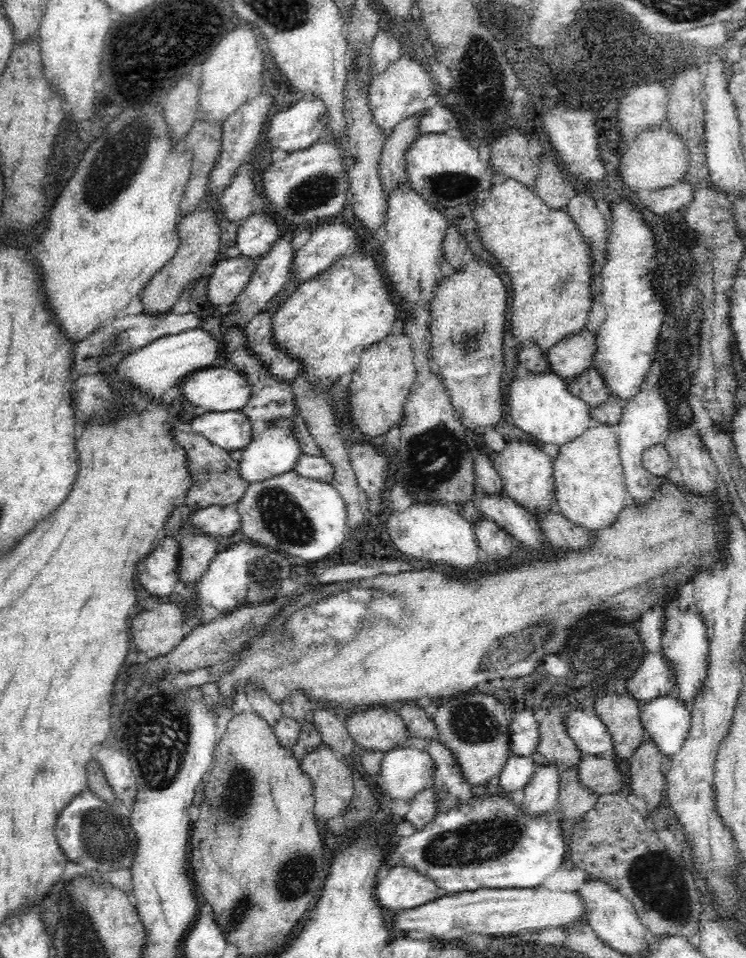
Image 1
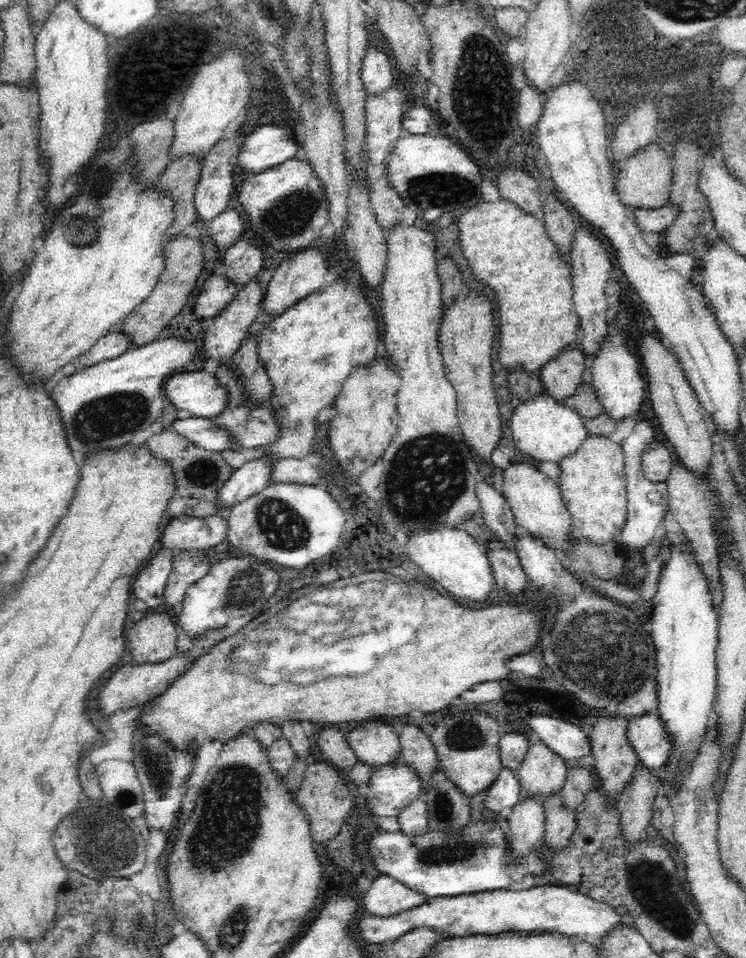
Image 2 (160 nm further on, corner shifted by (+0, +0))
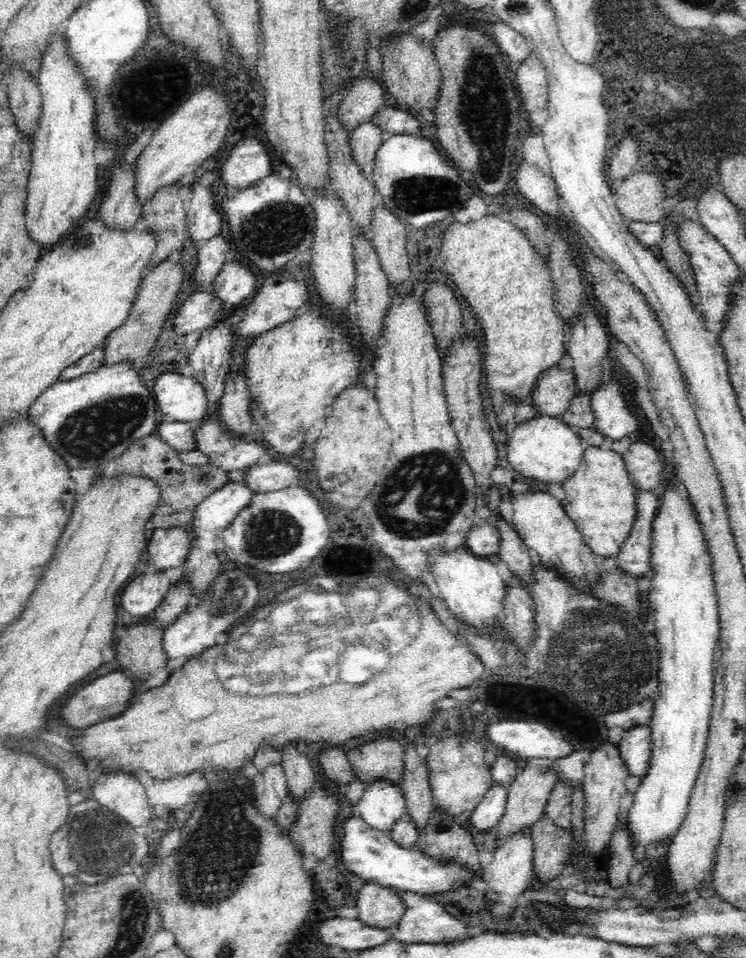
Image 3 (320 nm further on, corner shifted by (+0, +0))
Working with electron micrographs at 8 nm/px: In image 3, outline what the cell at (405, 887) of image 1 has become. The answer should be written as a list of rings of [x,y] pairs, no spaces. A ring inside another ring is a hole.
[[[376,883],[362,886],[358,892],[354,915],[370,928],[390,928],[397,925],[405,911],[400,892]]]

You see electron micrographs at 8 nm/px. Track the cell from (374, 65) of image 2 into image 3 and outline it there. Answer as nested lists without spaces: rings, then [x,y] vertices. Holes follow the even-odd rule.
[[[367,75],[354,79],[346,91],[341,107],[337,110],[341,124],[351,133],[363,121],[371,120],[376,111],[385,105],[385,88],[380,79],[366,79]]]

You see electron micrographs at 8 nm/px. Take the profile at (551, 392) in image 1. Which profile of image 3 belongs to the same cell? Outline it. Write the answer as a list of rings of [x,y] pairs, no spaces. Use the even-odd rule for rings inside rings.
[[[536,415],[530,420],[520,422],[512,434],[509,434],[507,442],[507,459],[513,470],[518,471],[526,481],[542,485],[564,485],[567,478],[574,474],[587,445],[581,442],[576,429],[568,426],[556,416]]]

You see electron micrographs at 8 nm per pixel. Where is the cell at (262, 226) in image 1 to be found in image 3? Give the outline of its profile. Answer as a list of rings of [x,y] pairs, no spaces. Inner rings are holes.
[[[232,256],[213,282],[213,295],[221,300],[222,313],[232,315],[255,294],[256,277],[253,268]]]

